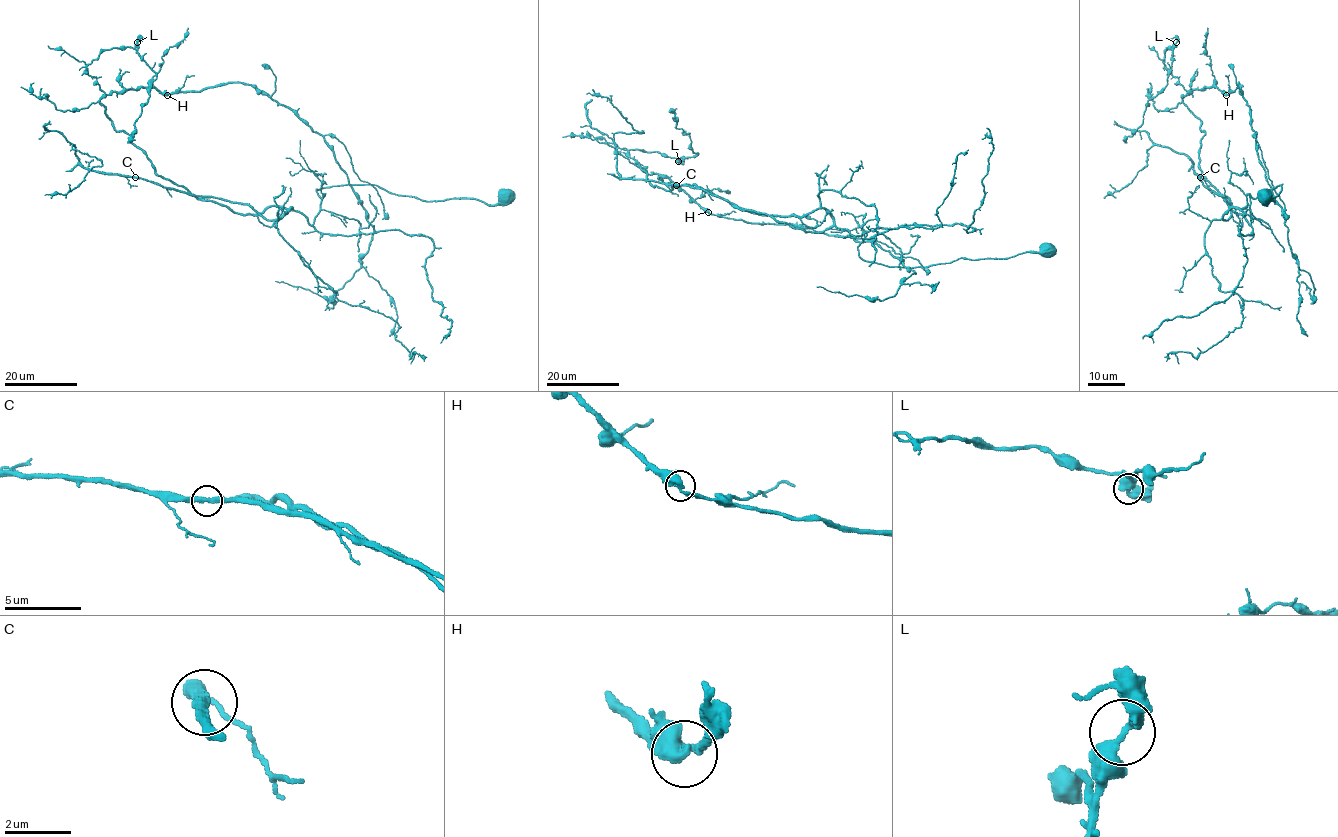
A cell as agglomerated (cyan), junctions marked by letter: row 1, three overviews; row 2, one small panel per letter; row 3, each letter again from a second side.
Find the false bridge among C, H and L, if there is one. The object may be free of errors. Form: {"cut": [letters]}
{"cut": []}

